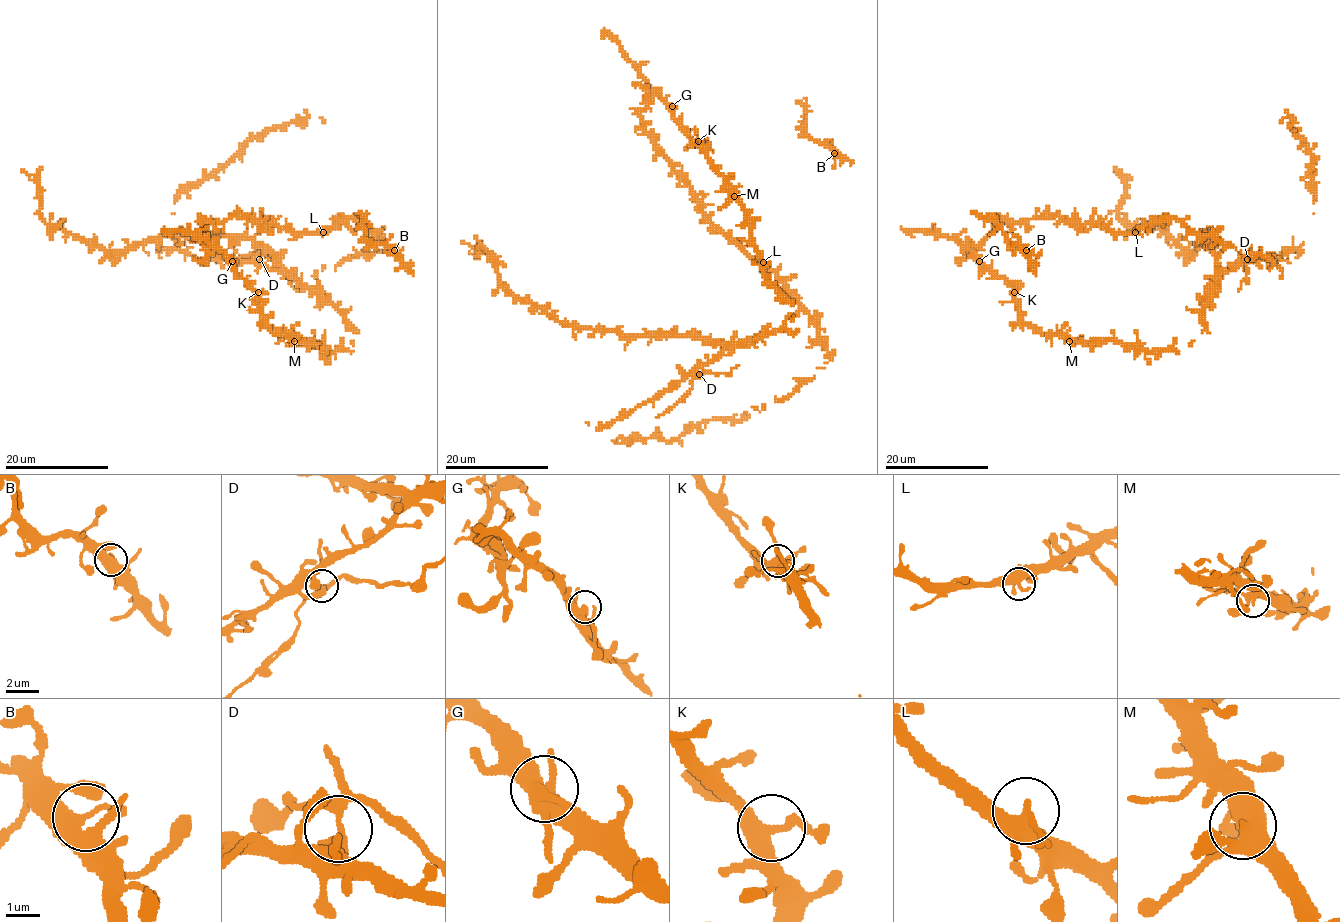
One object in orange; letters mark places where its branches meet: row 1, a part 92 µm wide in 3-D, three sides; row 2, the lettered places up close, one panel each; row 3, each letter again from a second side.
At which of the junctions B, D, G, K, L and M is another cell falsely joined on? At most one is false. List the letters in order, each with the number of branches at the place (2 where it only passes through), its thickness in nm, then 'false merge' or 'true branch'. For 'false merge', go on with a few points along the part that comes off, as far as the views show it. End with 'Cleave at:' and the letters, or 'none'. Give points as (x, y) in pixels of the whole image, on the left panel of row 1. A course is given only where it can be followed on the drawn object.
B: branches 3; calibre 300 nm; true branch
D: branches 4; calibre 280 nm; false merge; course (259, 258), (252, 254), (217, 263)
G: branches 4; calibre 240 nm; true branch
K: branches 3; calibre 360 nm; true branch
L: branches 4; calibre 300 nm; true branch
M: branches 4; calibre 360 nm; true branch
Cleave at: D

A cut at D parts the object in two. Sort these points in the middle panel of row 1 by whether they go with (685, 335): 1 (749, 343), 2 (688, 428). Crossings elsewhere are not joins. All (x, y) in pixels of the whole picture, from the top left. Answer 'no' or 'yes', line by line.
1: yes
2: yes

